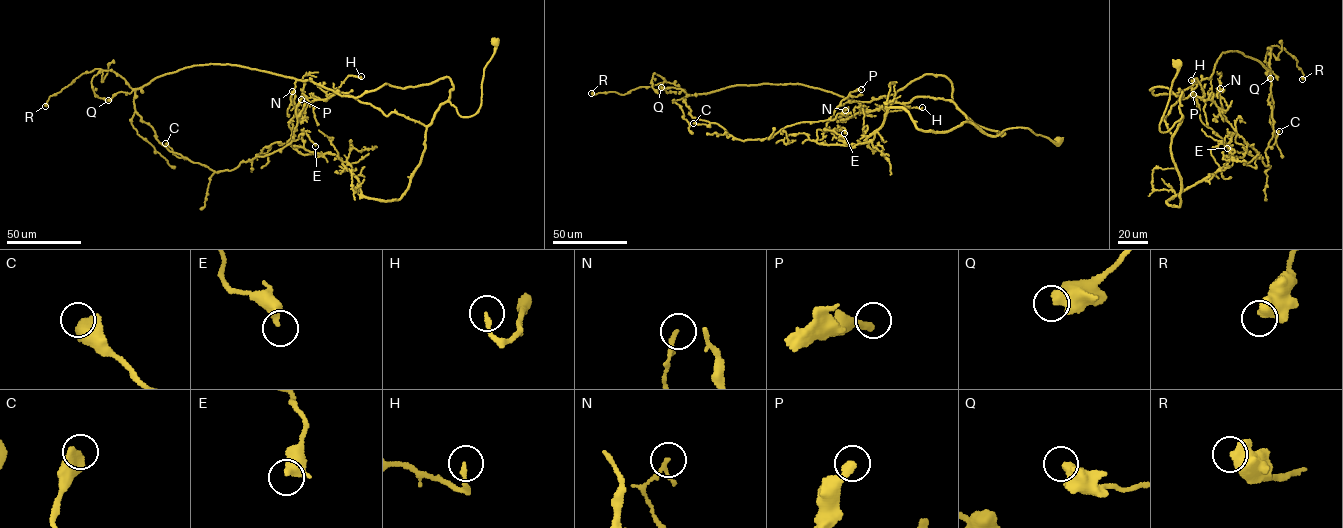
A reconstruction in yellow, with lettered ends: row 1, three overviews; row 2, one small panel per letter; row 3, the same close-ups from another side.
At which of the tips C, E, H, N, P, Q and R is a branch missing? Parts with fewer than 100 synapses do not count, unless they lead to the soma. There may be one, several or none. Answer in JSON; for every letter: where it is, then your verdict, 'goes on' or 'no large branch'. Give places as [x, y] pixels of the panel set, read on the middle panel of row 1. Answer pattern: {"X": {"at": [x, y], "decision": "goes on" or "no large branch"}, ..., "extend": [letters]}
{"C": {"at": [693, 123], "decision": "no large branch"}, "E": {"at": [844, 133], "decision": "no large branch"}, "H": {"at": [922, 107], "decision": "no large branch"}, "N": {"at": [845, 110], "decision": "no large branch"}, "P": {"at": [861, 89], "decision": "no large branch"}, "Q": {"at": [661, 87], "decision": "no large branch"}, "R": {"at": [591, 93], "decision": "no large branch"}, "extend": []}

